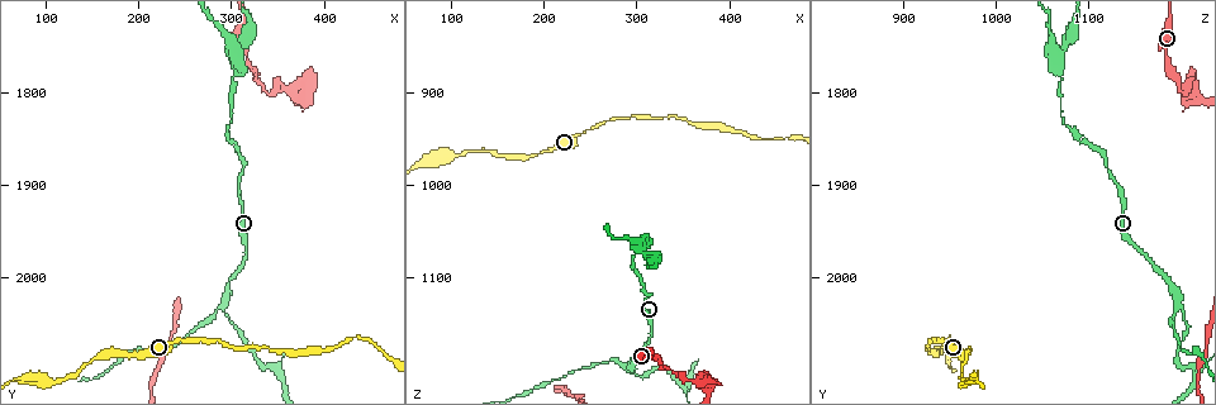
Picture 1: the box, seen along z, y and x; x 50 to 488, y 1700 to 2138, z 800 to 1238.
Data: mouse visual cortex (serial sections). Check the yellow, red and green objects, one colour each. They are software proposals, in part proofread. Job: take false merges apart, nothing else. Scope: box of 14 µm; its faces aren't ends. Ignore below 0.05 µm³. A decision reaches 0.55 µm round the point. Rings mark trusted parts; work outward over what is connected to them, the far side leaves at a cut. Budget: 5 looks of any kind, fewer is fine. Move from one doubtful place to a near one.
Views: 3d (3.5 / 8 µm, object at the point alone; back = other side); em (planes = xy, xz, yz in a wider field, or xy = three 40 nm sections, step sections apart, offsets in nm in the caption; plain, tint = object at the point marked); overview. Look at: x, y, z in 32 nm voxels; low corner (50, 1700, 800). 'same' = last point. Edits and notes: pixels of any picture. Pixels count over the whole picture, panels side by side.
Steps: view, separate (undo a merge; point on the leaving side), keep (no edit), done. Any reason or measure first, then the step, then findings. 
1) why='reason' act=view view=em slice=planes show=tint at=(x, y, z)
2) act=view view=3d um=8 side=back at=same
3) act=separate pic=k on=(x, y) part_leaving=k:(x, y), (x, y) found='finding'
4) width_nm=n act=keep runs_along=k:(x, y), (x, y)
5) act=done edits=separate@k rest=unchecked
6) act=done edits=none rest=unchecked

act=view view=3d um=3.5 at=(290, 2030, 1200)

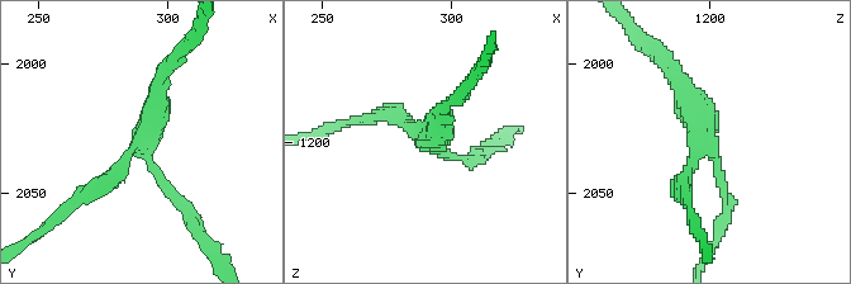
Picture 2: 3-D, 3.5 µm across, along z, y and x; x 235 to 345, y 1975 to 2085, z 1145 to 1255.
arms=3 arm_widths_nm=150,200,250 why='shape alone is not enough' act=view view=em slice=planes show=tint at=(289, 2030, 1199)

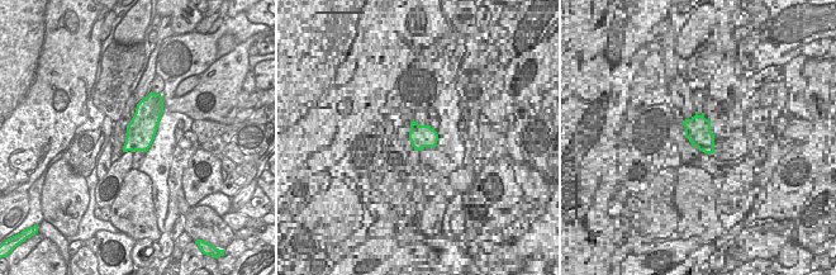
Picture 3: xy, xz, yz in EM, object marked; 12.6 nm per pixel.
act=keep runs_along=2:(671, 74), (698, 112), (727, 209) found='continuous, no second cell'

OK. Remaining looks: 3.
why='a fork' act=view view=3d um=3.5 at=(345, 2095, 1215)

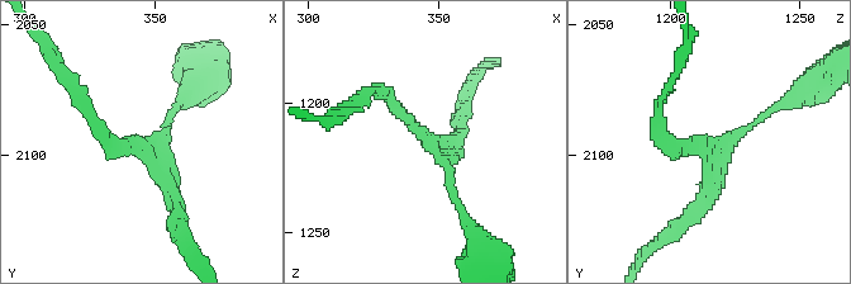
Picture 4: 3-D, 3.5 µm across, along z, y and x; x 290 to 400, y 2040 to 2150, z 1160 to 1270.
why='need the tissue' act=view view=em slice=xy step=1 show=tint at=(347, 2098, 1214)

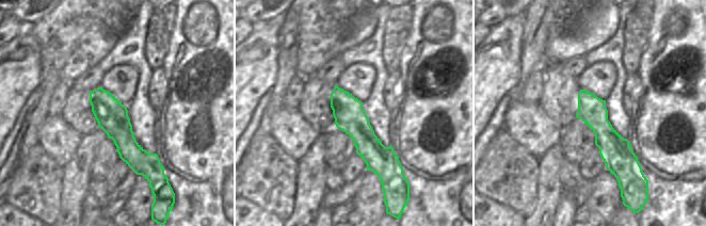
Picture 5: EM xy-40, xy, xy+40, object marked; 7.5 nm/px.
arm_widths_nm=100,200,200 act=keep runs_along=4:(90, 116), (152, 157), (176, 219) found='all the same cell'

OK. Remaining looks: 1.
act=done edits=none rest=unchecked

